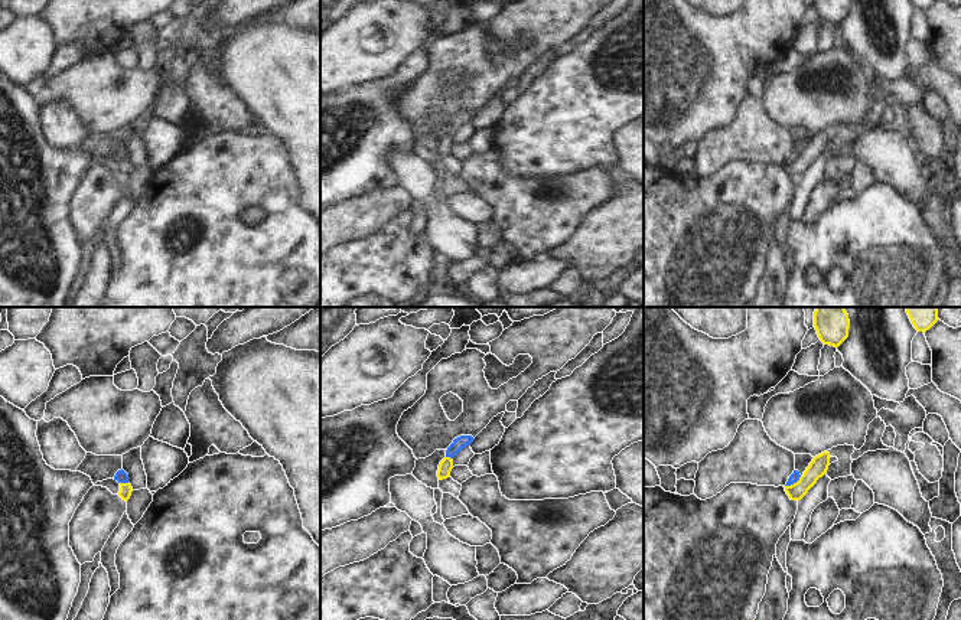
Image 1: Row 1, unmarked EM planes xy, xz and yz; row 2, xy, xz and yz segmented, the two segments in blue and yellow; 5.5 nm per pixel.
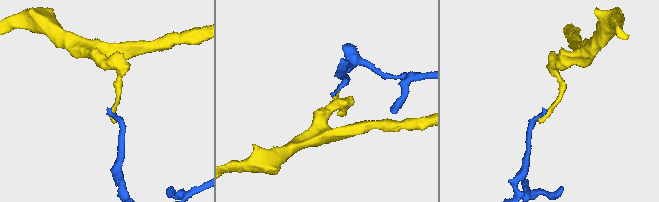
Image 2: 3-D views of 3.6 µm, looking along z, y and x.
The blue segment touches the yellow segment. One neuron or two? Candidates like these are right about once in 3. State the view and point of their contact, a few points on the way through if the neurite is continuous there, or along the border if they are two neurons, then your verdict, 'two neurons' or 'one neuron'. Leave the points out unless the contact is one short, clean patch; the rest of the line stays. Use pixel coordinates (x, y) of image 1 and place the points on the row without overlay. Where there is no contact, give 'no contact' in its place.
contact yz (792, 160); way yz (794, 154), (792, 160), (801, 160), (818, 143); one neuron

